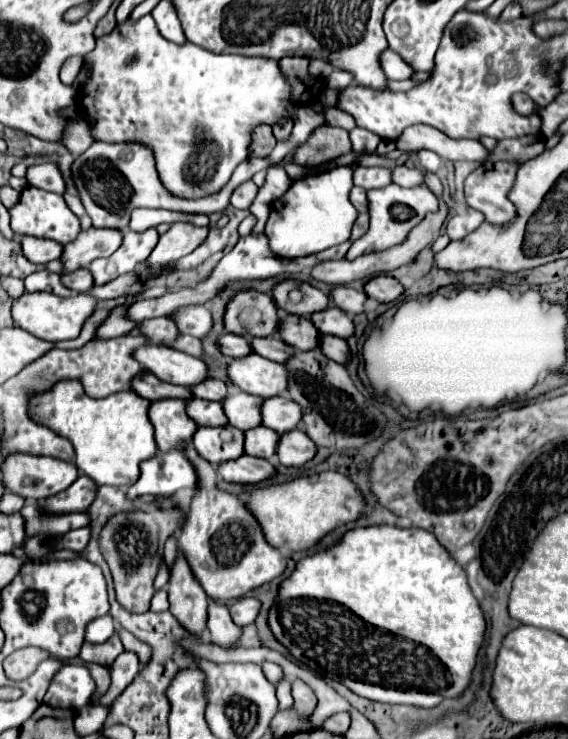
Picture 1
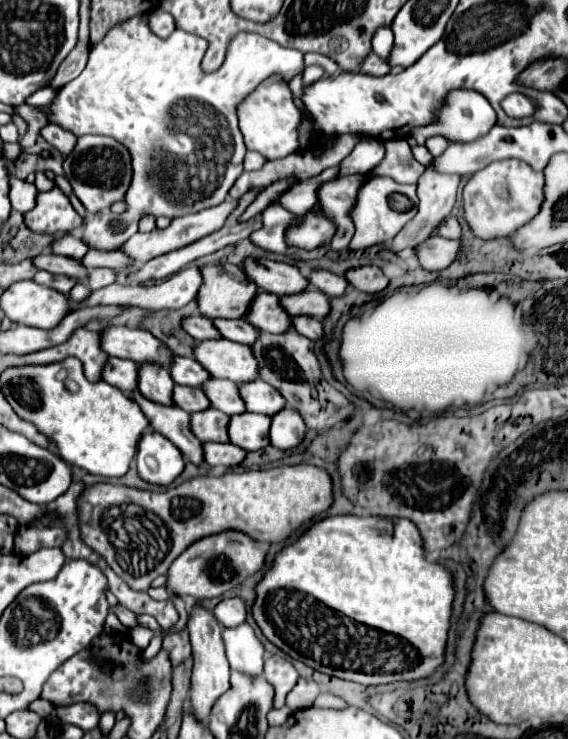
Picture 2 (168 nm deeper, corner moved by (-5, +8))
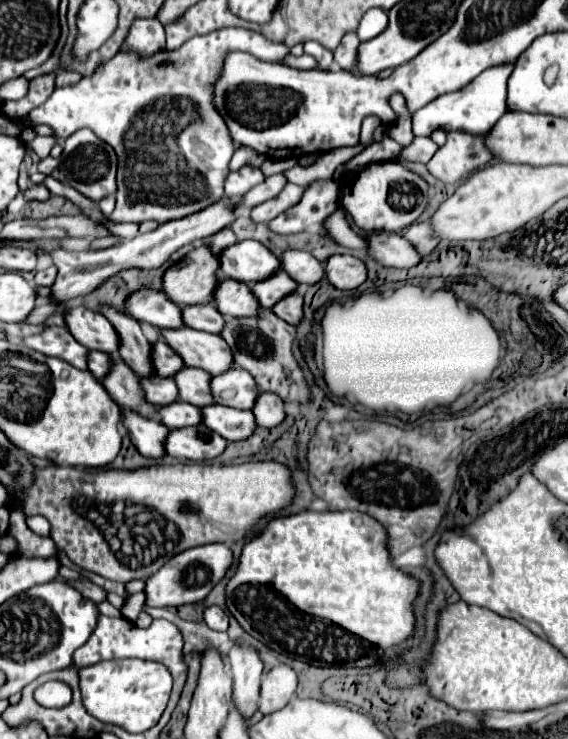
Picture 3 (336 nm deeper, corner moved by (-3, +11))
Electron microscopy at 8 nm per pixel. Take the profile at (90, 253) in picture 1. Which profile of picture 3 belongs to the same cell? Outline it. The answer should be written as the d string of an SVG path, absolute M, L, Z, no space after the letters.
M223 28L205 36L193 36L175 50L163 50L159 56L141 58L137 52L123 50L101 62L93 74L83 76L77 84L55 88L45 104L31 110L25 120L29 124L47 124L59 138L69 138L81 128L93 130L101 140L111 144L119 158L117 170L117 206L109 222L167 222L195 214L223 198L223 184L229 176L229 162L235 142L229 128L213 104L213 88L221 76L225 56L229 52L249 52L259 60L283 62L289 54L285 44L267 40L263 34L243 28Z

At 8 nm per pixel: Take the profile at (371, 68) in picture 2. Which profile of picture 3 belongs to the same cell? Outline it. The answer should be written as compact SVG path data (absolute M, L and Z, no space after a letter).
M347 34L339 48L335 50L335 62L339 68L345 68L345 70L355 70L357 68L357 50L359 50L359 44L361 40L357 38L357 34Z

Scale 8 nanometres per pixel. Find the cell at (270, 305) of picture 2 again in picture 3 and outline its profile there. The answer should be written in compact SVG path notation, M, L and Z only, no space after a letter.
M229 278L221 280L219 294L215 292L215 304L223 316L233 316L233 318L259 316L259 308L261 308L251 286Z

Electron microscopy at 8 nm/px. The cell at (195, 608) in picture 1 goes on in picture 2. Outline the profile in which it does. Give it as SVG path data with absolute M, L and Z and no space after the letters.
M195 605L191 619L187 623L187 629L189 629L189 635L191 635L193 661L195 661L193 677L191 677L191 691L189 691L191 711L193 711L193 717L197 717L197 721L207 723L213 701L219 699L229 689L229 663L227 663L225 647L223 647L223 639L221 639L221 625L217 623L213 613Z

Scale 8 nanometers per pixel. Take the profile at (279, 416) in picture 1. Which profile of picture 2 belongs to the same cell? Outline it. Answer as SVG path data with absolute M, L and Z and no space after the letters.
M255 379L255 383L241 383L239 389L241 389L241 401L251 413L263 413L271 417L285 405L281 393L261 379Z

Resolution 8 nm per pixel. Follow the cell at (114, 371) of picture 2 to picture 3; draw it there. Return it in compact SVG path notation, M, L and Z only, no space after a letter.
M89 352L89 372L97 378L103 380L113 368L113 358L105 352Z

